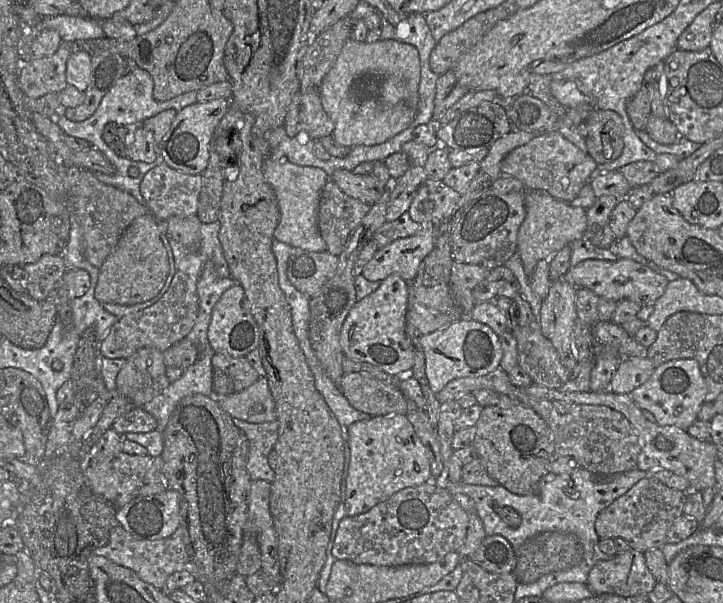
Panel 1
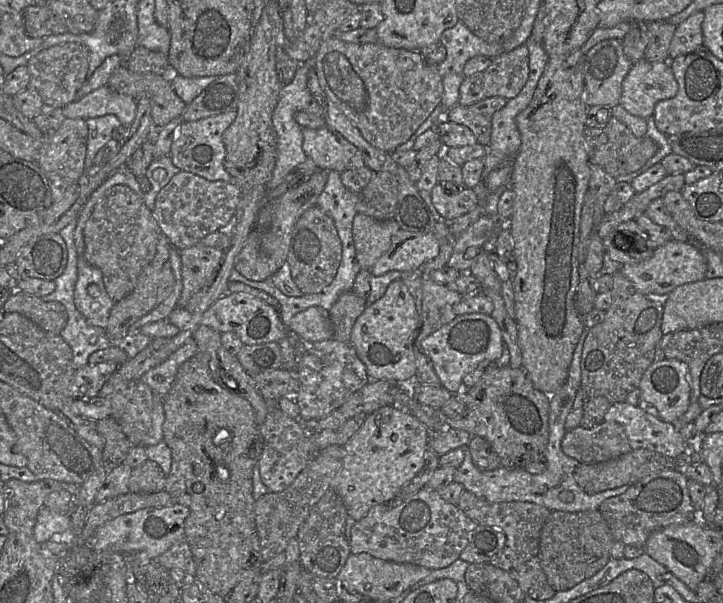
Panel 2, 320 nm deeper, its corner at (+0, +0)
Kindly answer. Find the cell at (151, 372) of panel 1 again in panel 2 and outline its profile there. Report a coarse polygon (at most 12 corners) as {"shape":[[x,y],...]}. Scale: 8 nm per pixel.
{"shape":[[197,243],[179,250],[177,307],[212,279],[225,251]]}

